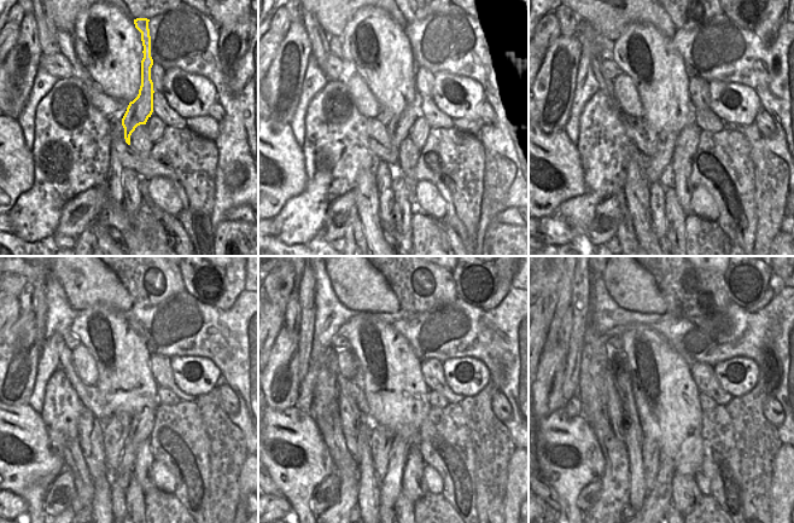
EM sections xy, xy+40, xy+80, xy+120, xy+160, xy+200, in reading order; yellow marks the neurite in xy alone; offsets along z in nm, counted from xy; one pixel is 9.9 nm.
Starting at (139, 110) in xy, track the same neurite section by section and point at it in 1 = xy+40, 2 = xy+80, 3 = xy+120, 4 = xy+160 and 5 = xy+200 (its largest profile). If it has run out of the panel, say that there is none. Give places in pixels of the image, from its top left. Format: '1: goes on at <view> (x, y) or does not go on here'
1: goes on at xy+40 (398, 127)
2: goes on at xy+80 (666, 140)
3: goes on at xy+120 (116, 429)
4: goes on at xy+160 (383, 437)
5: goes on at xy+200 (651, 451)

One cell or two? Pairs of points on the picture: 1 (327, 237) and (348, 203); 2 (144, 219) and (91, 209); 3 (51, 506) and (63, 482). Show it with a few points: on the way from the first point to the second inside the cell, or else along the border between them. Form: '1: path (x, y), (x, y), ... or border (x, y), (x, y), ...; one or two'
1: path (331, 228), (331, 218), (339, 211); one
2: border (134, 224), (150, 243); two
3: path (53, 500), (63, 488); one

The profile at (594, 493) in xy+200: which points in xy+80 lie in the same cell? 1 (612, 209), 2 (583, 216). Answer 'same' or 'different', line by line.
1: same
2: different

